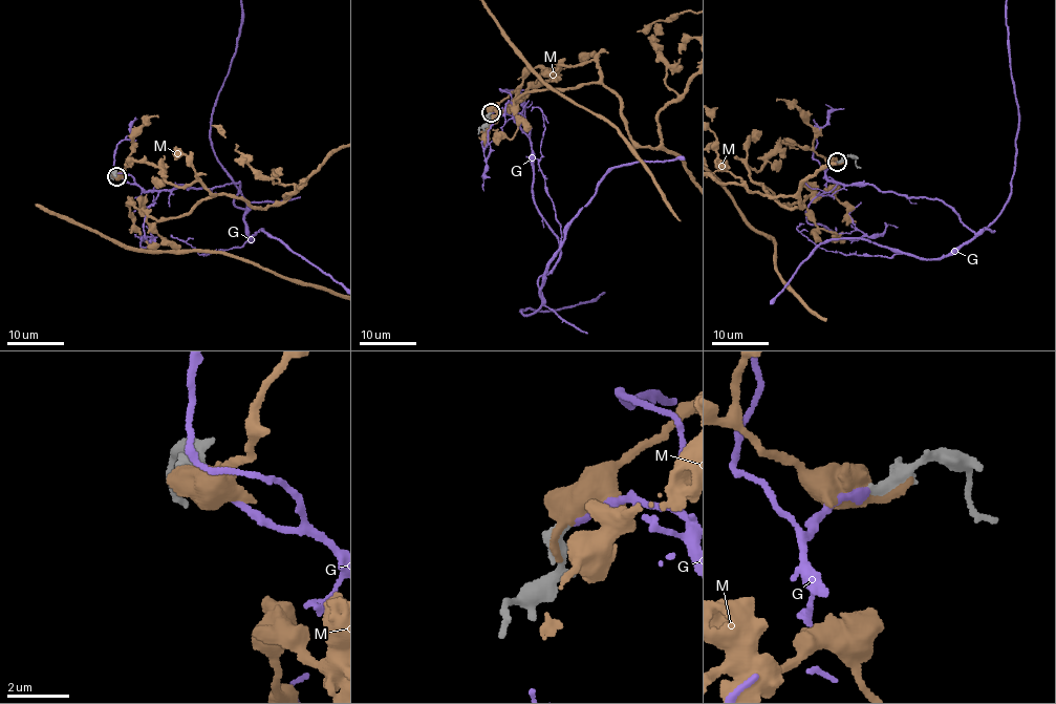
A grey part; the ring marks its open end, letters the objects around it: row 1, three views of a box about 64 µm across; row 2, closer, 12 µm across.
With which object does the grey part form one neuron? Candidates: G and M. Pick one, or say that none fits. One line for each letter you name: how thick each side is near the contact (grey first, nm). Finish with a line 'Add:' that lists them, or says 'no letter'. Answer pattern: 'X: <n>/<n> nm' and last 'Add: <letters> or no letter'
G: 440/280 nm
Add: G

